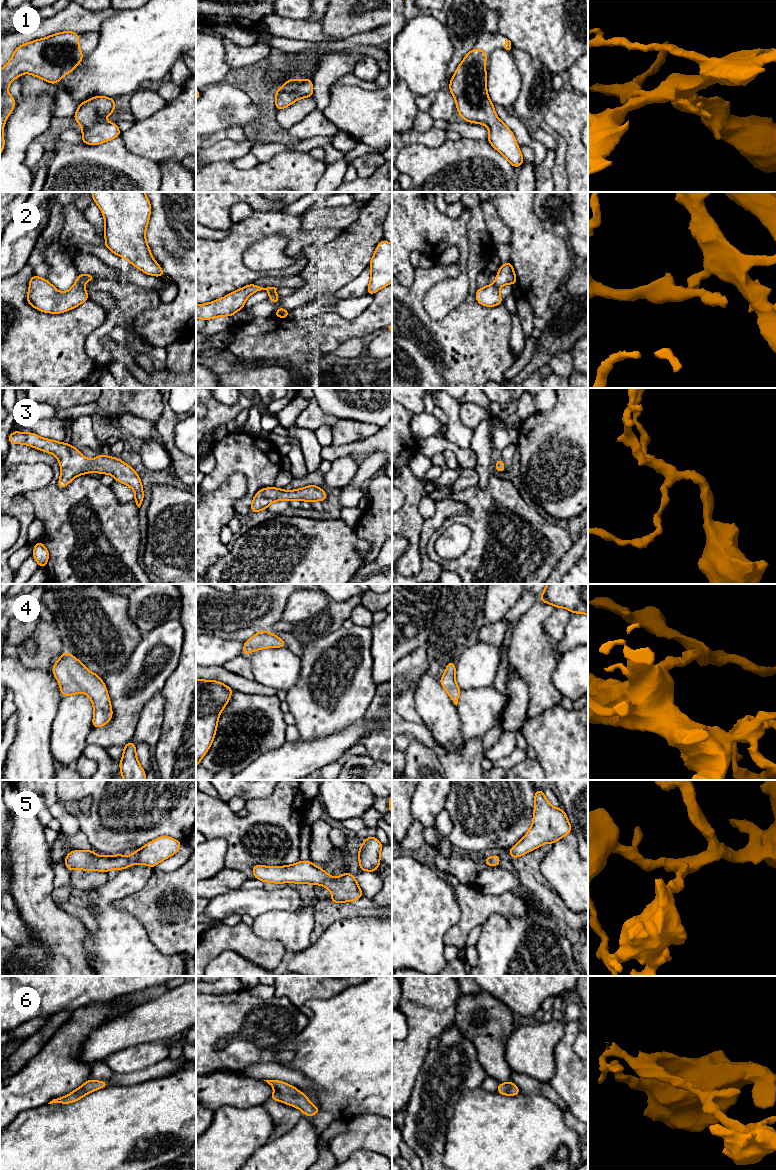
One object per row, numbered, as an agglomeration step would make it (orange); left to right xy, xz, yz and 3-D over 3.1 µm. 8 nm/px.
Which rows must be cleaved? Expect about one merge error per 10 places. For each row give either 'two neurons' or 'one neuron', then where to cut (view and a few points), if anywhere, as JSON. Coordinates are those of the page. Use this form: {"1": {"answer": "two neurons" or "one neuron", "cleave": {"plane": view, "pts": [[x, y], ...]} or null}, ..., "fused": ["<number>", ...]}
{"1": {"answer": "one neuron", "cleave": null}, "2": {"answer": "one neuron", "cleave": null}, "3": {"answer": "one neuron", "cleave": null}, "4": {"answer": "one neuron", "cleave": null}, "5": {"answer": "one neuron", "cleave": null}, "6": {"answer": "one neuron", "cleave": null}, "fused": []}

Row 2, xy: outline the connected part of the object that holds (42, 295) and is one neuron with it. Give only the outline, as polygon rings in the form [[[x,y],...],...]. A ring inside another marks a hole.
[[[79,273],[75,284],[67,292],[59,292],[47,279],[36,276],[29,280],[27,302],[44,313],[60,314],[69,311],[89,299],[84,282],[95,280],[93,274]]]

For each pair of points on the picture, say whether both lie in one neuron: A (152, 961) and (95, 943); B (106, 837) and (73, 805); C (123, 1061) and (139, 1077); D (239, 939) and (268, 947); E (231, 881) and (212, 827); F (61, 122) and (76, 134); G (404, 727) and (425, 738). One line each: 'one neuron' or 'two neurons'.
A: one neuron
B: one neuron
C: two neurons
D: one neuron
E: two neurons
F: two neurons
G: one neuron

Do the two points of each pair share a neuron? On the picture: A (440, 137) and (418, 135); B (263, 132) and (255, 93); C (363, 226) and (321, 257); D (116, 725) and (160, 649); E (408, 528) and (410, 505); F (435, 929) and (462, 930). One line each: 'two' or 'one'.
A: one
B: one
C: one
D: one
E: one
F: two

